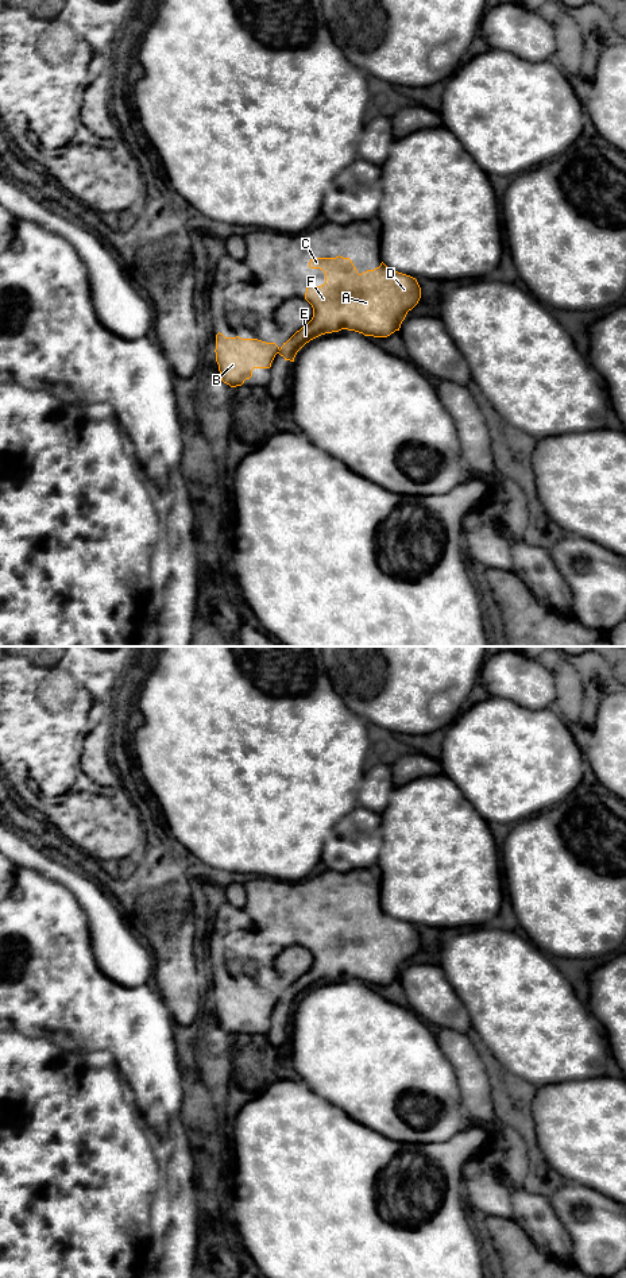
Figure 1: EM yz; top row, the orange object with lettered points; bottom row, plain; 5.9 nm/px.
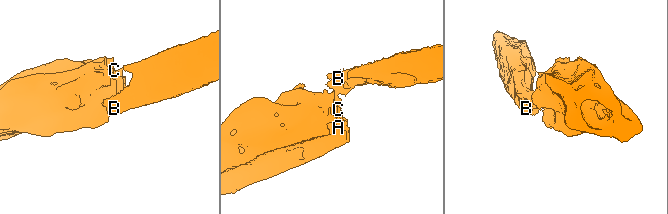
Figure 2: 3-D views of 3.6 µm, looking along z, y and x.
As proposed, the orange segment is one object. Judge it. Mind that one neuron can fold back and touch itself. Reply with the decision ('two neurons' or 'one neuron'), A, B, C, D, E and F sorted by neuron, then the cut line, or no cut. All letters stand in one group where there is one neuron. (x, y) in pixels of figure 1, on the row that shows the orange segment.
two neurons; groups A C D E F / B; cut yz (279, 350), (277, 352)

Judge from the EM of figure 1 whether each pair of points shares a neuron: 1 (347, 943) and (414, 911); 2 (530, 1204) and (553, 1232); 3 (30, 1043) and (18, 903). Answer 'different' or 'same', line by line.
1: different
2: same
3: same

